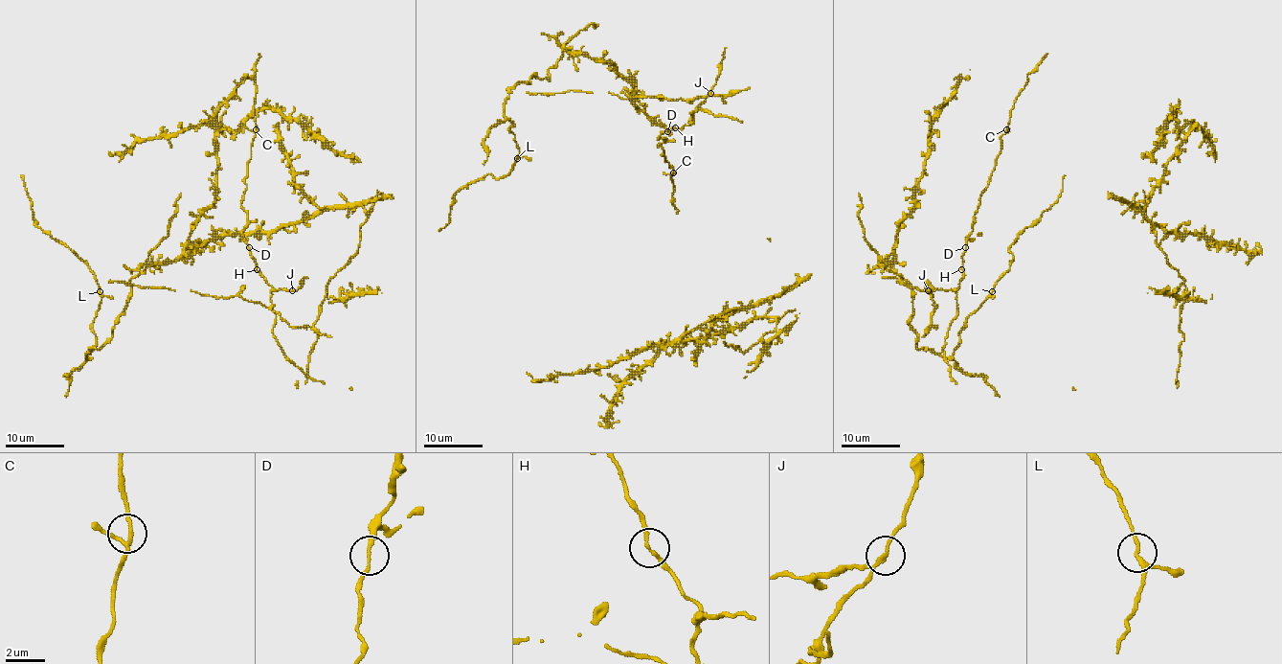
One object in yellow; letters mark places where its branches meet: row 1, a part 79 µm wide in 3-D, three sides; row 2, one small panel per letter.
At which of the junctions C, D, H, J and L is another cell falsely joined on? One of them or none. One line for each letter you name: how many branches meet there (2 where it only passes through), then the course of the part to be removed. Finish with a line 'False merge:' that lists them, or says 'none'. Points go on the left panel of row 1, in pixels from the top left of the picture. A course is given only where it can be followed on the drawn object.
False merge: none

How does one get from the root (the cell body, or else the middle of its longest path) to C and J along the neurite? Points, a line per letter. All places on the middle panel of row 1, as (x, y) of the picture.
C: (665, 131), (660, 135), (664, 140), (659, 145), (673, 172)
J: (665, 131), (689, 125), (694, 110), (709, 93)

